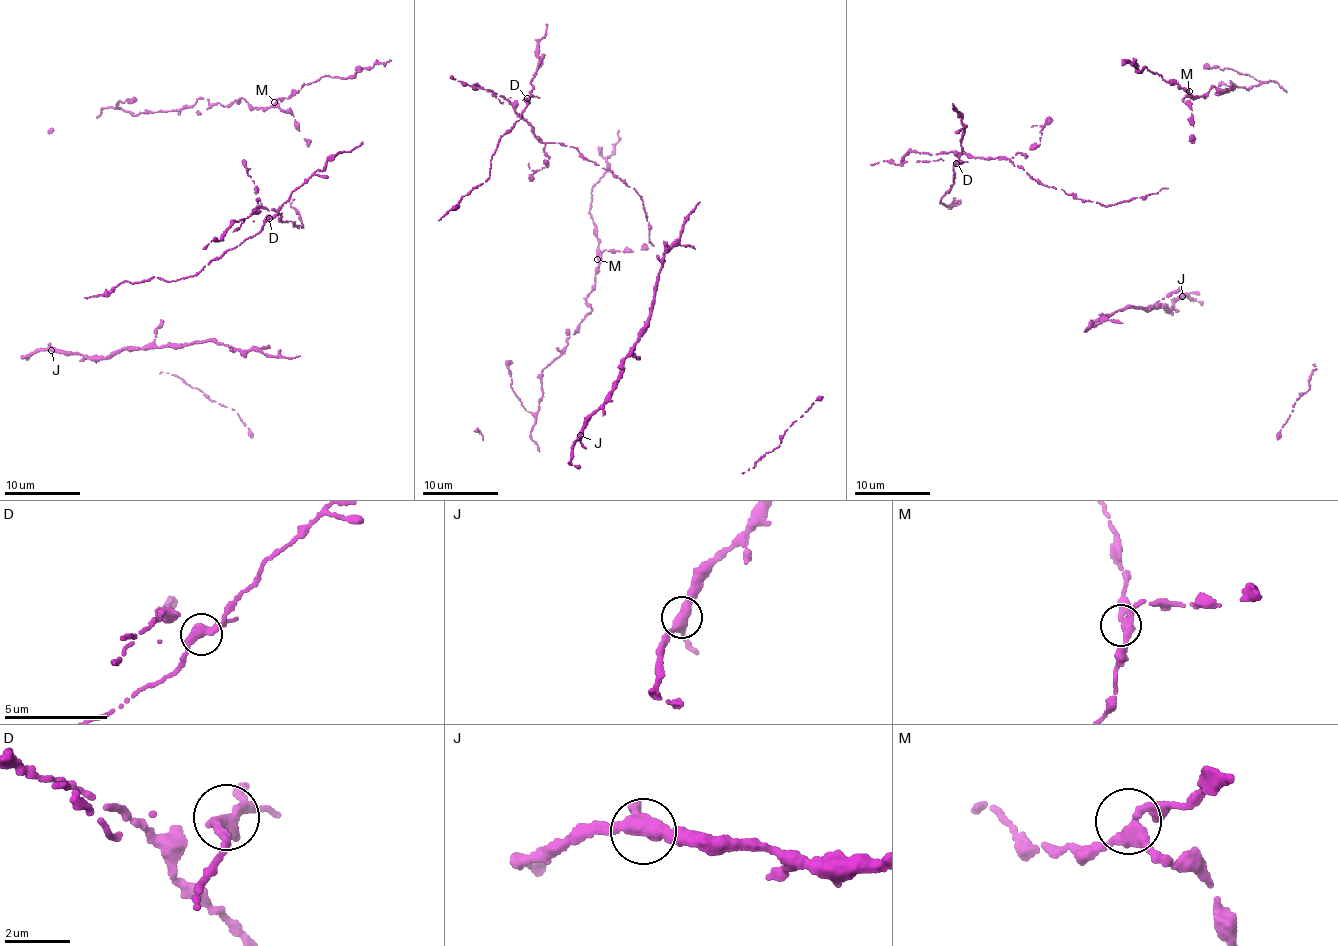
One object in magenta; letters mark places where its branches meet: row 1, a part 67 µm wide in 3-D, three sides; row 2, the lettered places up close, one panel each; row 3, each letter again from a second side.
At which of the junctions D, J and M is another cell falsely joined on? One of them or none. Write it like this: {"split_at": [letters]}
{"split_at": ["D"]}

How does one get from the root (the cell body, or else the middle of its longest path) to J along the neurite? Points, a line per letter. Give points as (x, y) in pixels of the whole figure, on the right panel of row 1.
J: (1090, 321), (1090, 327), (1099, 323), (1104, 314), (1134, 307), (1146, 309), (1163, 303), (1167, 310), (1182, 296)

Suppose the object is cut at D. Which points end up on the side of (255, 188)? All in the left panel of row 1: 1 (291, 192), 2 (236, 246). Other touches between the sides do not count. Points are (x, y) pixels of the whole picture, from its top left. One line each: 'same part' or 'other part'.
1: other part
2: other part

